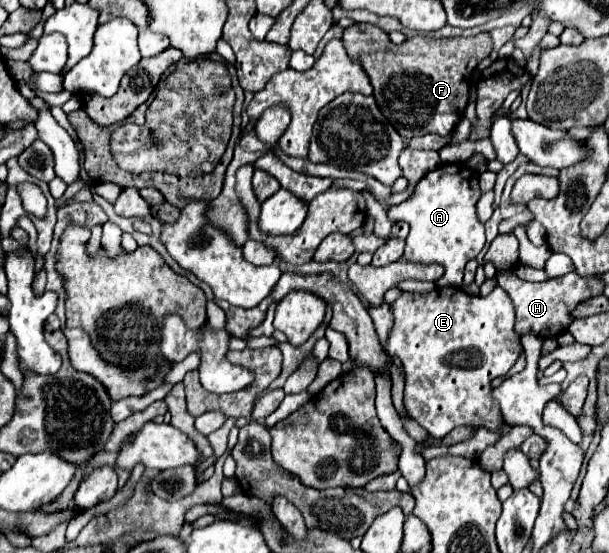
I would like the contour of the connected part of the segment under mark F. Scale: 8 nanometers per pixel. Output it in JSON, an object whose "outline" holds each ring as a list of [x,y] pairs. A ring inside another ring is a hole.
{"outline":[[[357,25],[357,31],[343,33],[341,41],[347,55],[361,63],[363,71],[371,79],[373,97],[381,107],[381,113],[391,125],[395,125],[403,139],[425,133],[449,135],[463,119],[463,111],[469,101],[471,77],[477,65],[491,53],[489,33],[449,39],[413,35],[401,45],[395,45],[383,29],[375,25]]]}

